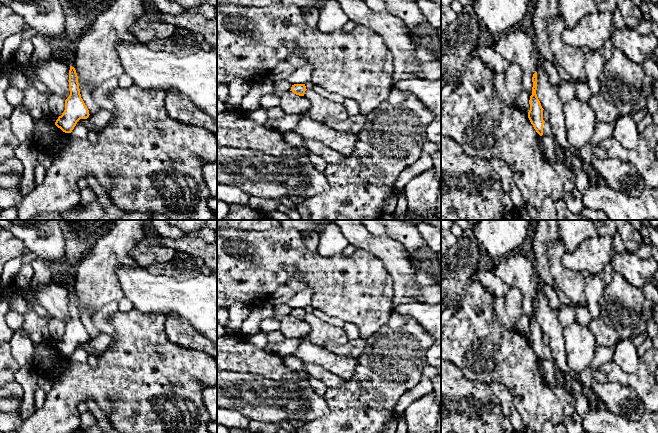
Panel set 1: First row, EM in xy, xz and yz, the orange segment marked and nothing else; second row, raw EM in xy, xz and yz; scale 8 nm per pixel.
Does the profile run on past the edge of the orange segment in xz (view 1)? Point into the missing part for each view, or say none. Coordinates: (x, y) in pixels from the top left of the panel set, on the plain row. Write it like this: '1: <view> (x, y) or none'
1: none

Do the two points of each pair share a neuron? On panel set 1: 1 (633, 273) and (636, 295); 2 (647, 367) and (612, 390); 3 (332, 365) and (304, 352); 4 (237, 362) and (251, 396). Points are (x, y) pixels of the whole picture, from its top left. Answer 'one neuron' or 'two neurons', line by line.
1: two neurons
2: two neurons
3: one neuron
4: two neurons

